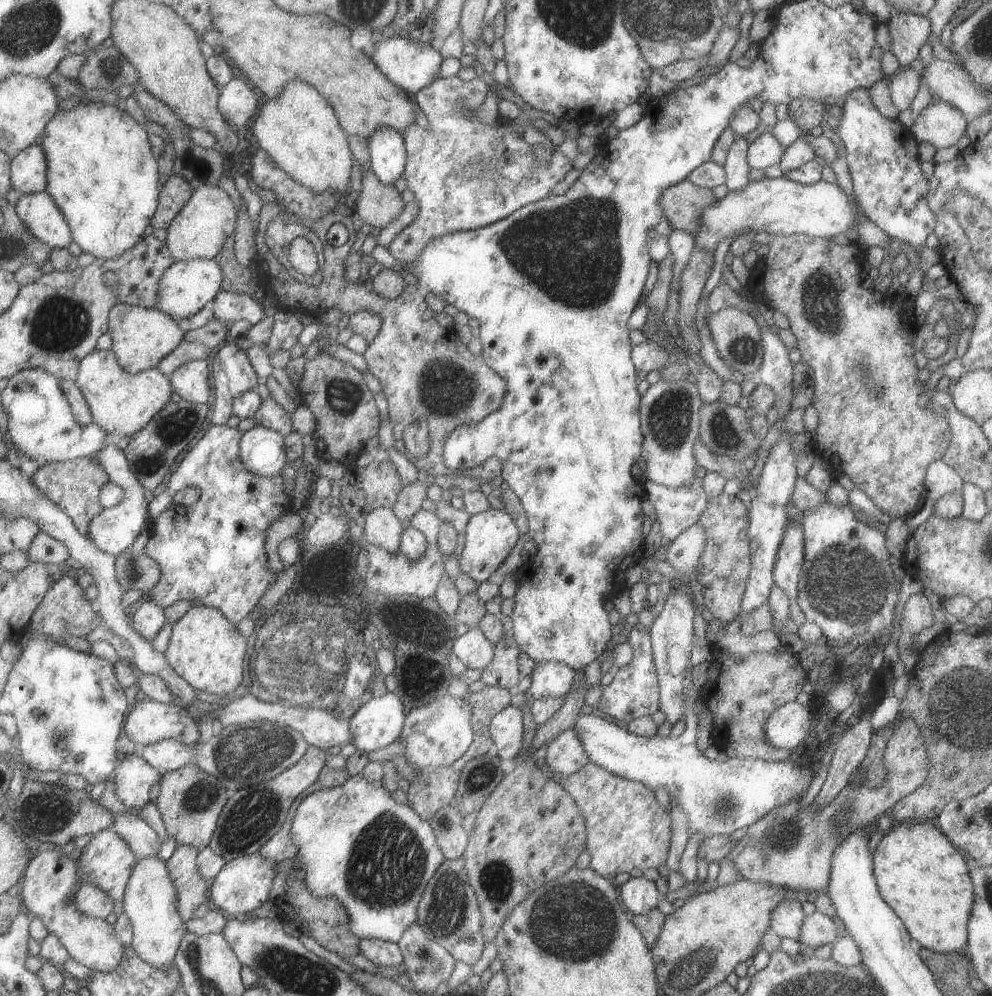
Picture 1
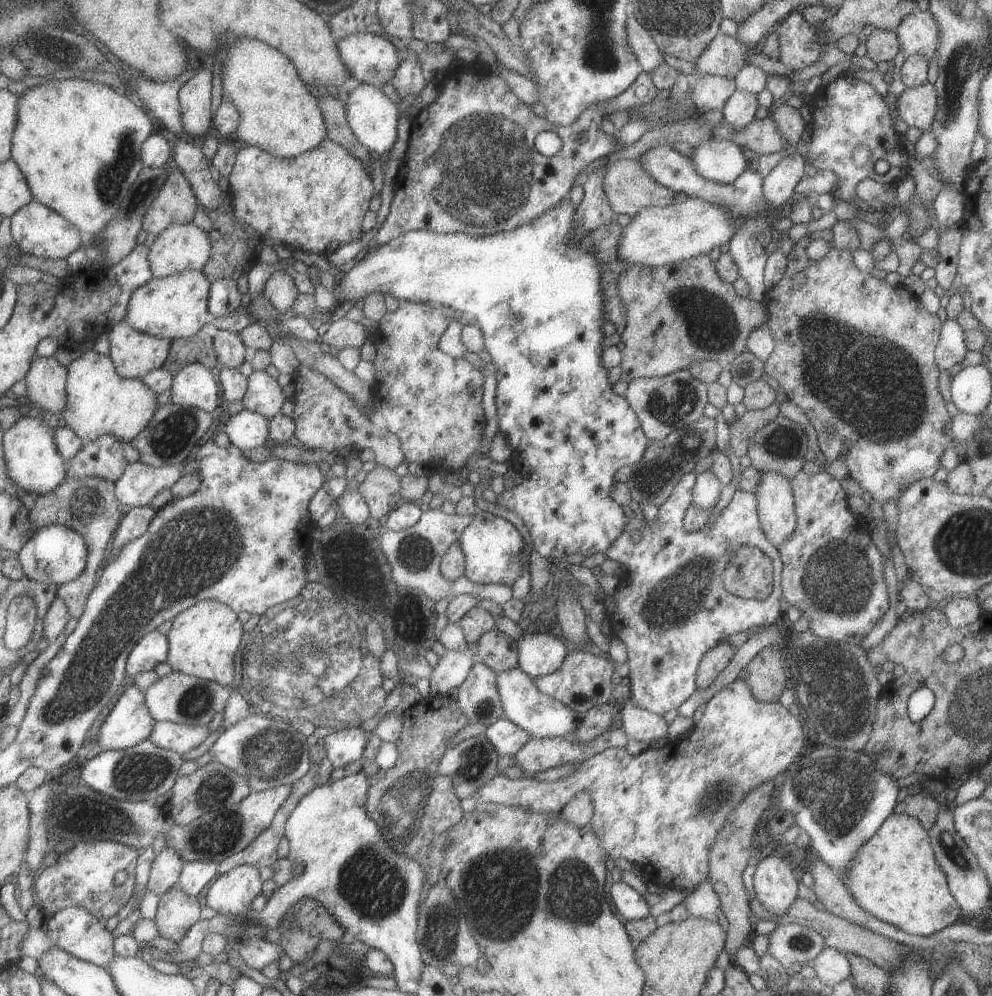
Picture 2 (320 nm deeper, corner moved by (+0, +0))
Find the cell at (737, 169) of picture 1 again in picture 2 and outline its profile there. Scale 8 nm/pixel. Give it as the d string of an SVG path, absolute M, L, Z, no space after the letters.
M735 89L721 108L722 118L729 126L740 129L755 117L757 99L754 94Z

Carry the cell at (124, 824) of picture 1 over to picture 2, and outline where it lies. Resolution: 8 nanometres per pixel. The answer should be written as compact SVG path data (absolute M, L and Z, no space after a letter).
M167 844L153 860L147 890L159 897L163 896L180 882L186 863L181 855Z

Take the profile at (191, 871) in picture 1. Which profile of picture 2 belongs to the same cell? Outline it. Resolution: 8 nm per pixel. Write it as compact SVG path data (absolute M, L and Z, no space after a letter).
M178 883L160 897L153 933L179 944L201 920L201 908L199 900L188 895Z

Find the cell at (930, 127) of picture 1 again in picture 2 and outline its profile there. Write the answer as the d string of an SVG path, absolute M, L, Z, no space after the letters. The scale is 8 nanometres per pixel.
M925 82L916 87L905 88L896 98L895 110L898 118L908 127L927 131L936 111L934 86Z

